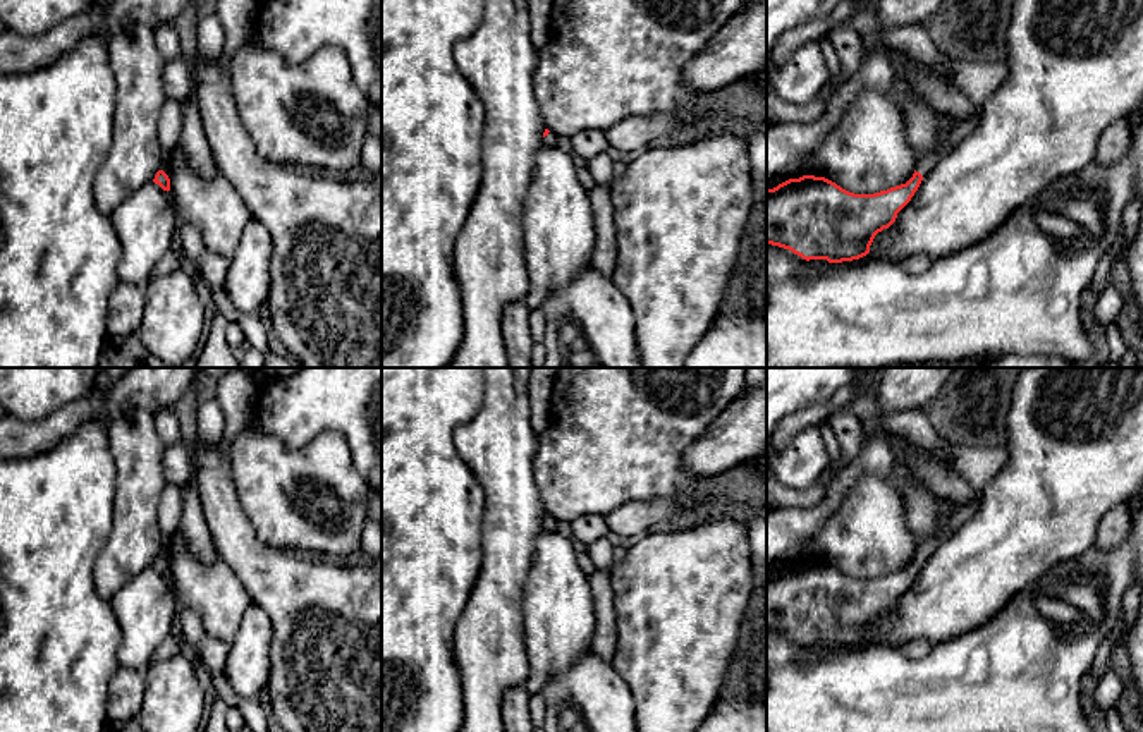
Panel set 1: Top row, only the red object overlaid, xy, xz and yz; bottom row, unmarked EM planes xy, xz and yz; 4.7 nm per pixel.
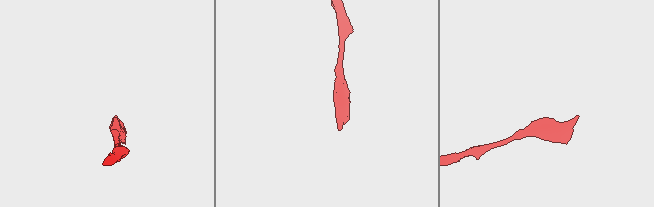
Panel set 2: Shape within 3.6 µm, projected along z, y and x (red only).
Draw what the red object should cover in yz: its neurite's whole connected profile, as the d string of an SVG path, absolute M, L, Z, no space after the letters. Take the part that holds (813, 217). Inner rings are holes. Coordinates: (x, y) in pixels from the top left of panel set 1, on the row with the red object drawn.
M981 110L961 120L945 143L918 158L913 177L875 194L854 194L825 177L803 175L767 189L767 244L803 259L828 263L866 256L878 232L889 229L921 180L980 124Z

